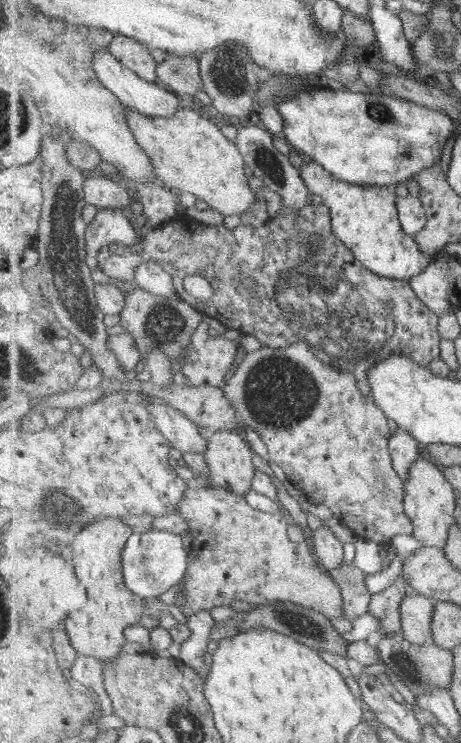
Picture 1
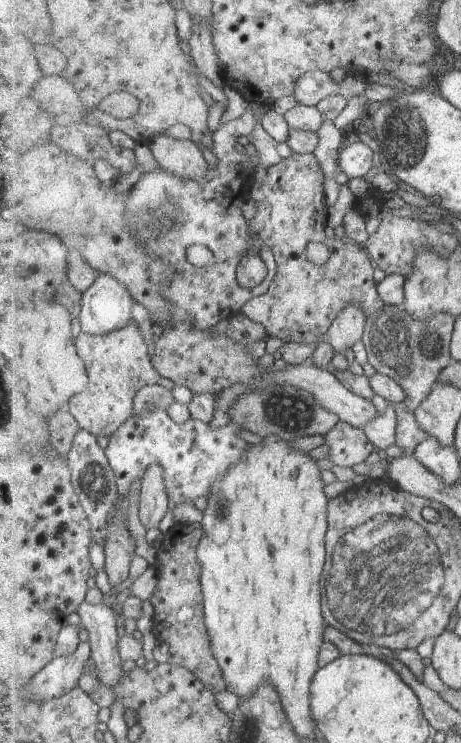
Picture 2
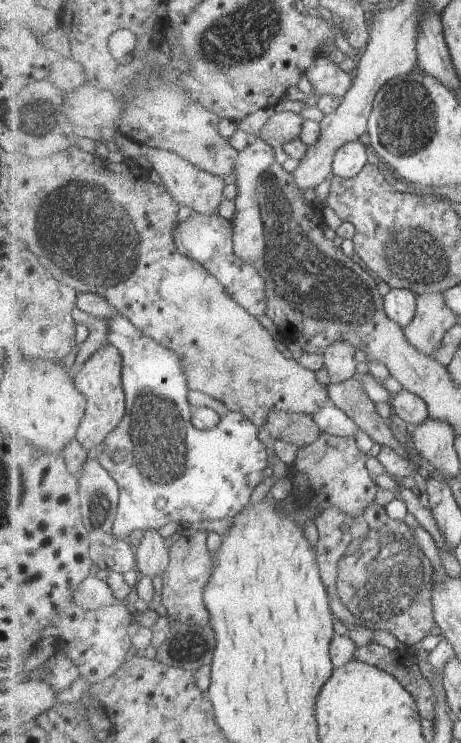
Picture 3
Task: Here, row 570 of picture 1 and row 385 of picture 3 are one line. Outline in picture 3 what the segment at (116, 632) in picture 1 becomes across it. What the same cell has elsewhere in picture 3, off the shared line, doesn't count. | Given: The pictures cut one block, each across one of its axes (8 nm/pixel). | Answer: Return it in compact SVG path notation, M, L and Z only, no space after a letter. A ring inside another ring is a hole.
M108 344L87 360L81 374L75 378L77 388L81 388L81 392L85 392L85 398L89 400L89 408L85 408L85 420L81 422L76 436L88 451L102 449L109 436L117 430L127 415L126 393L122 384L123 365L117 348Z

